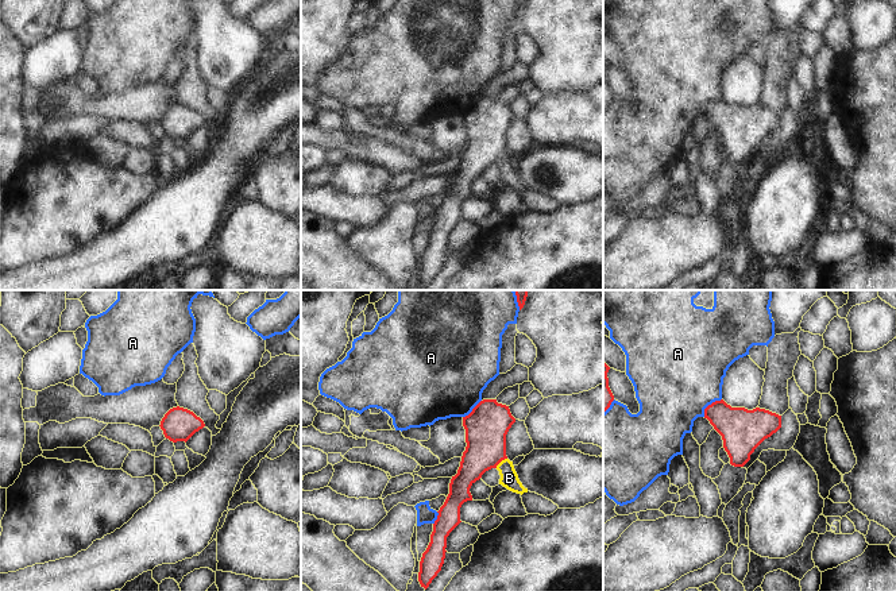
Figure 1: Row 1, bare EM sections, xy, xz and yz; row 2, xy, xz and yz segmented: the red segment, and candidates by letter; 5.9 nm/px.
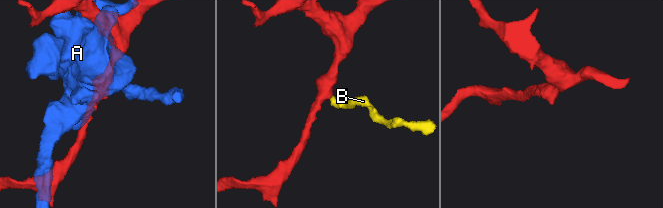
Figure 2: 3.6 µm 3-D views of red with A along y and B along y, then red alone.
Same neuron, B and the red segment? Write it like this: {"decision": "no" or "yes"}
{"decision": "yes"}

